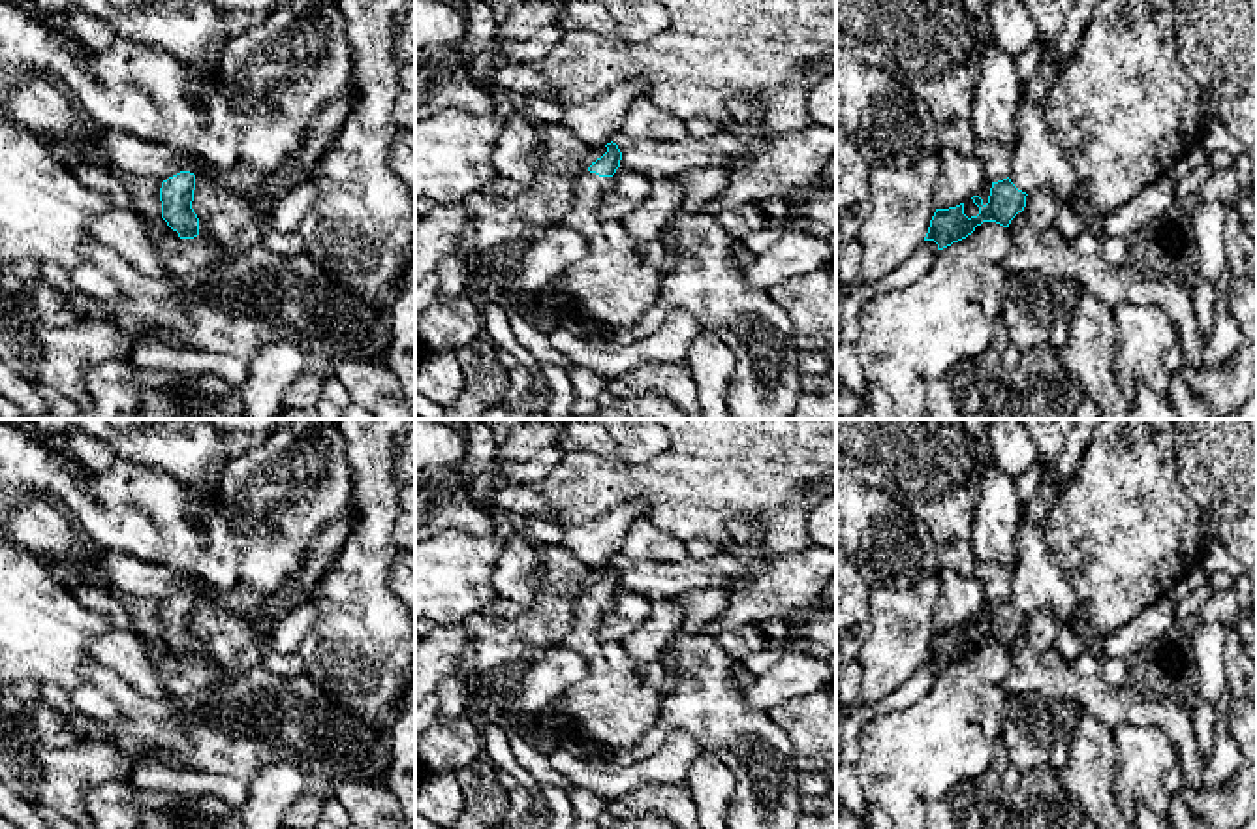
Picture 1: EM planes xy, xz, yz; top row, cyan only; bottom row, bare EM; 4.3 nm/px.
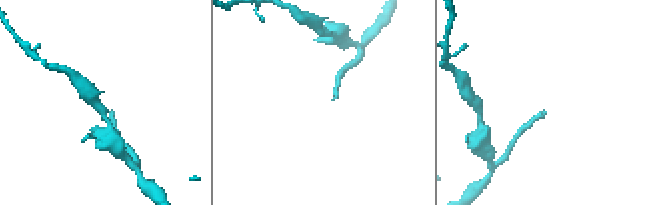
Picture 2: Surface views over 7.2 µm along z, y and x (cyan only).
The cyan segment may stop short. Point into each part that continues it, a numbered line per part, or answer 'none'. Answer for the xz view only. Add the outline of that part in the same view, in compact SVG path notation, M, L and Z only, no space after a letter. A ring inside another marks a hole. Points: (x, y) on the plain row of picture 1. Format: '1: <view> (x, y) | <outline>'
1: xz (589, 608) | M584 592L573 600L573 628L562 641L560 649L569 649L586 660L601 652L599 626L603 609L611 598L599 598Z

